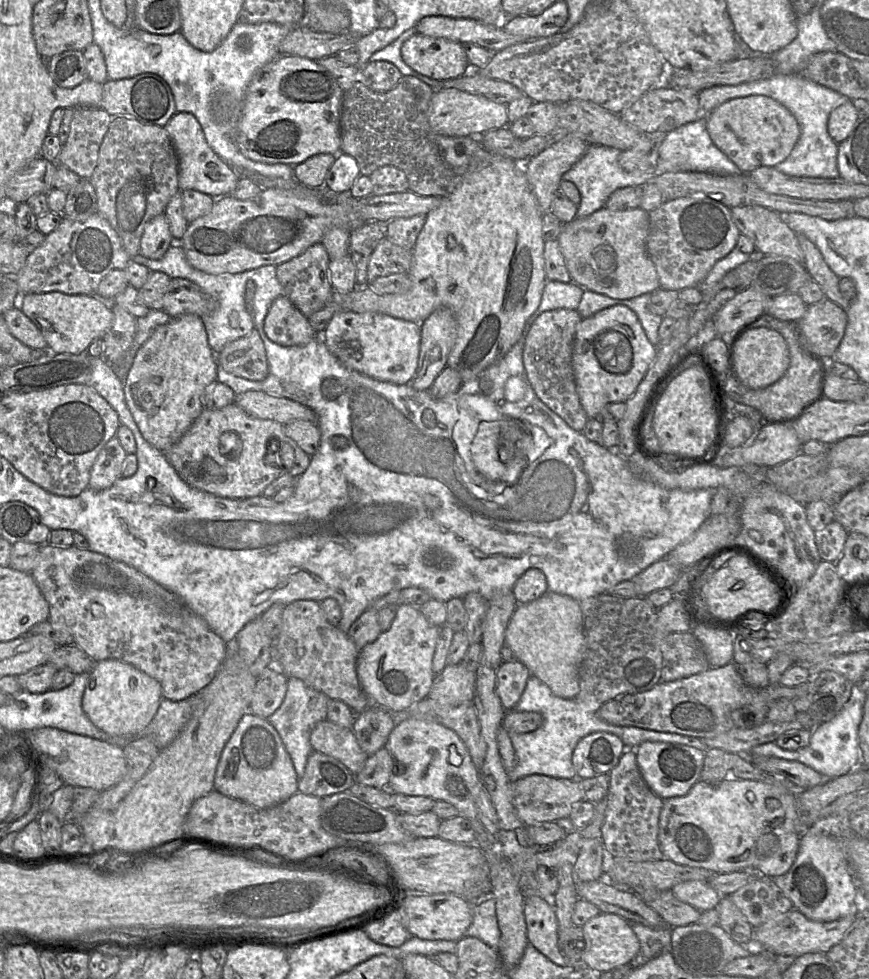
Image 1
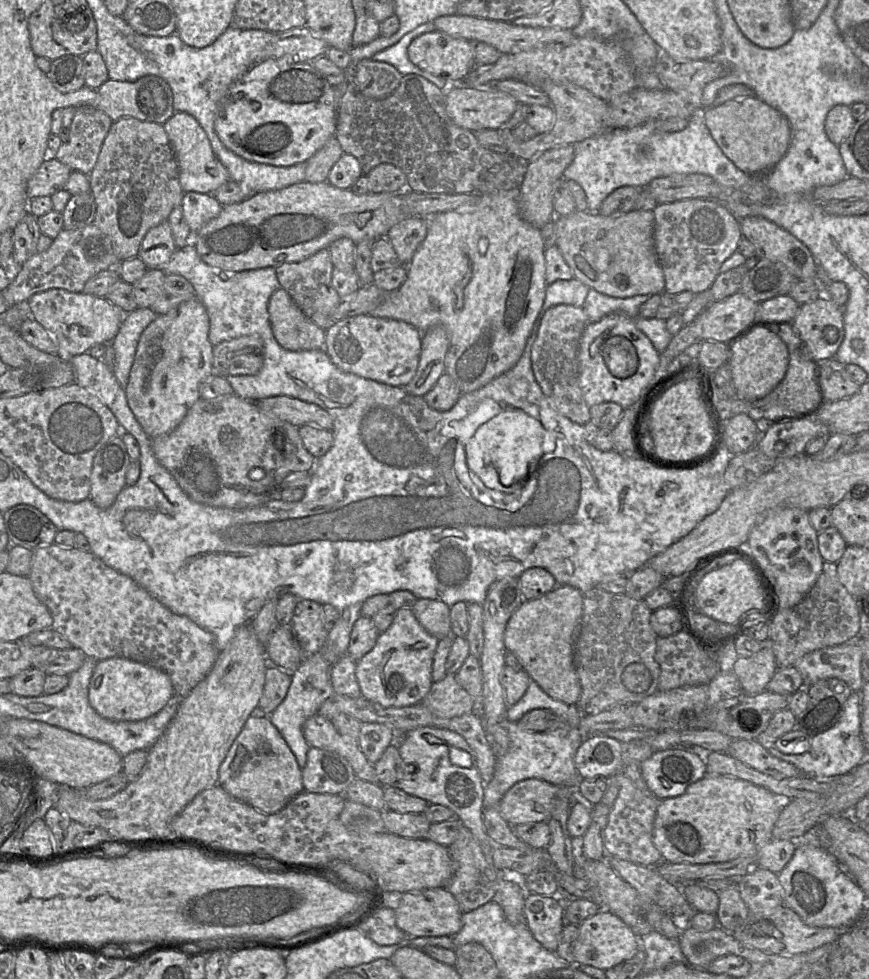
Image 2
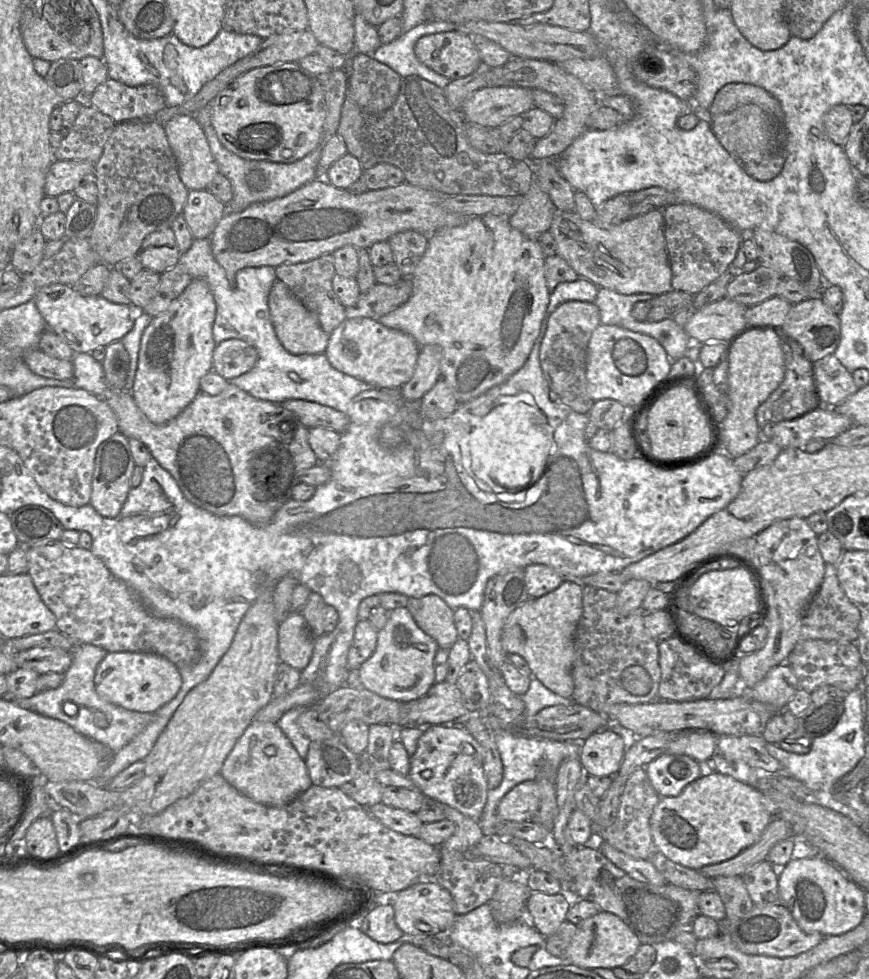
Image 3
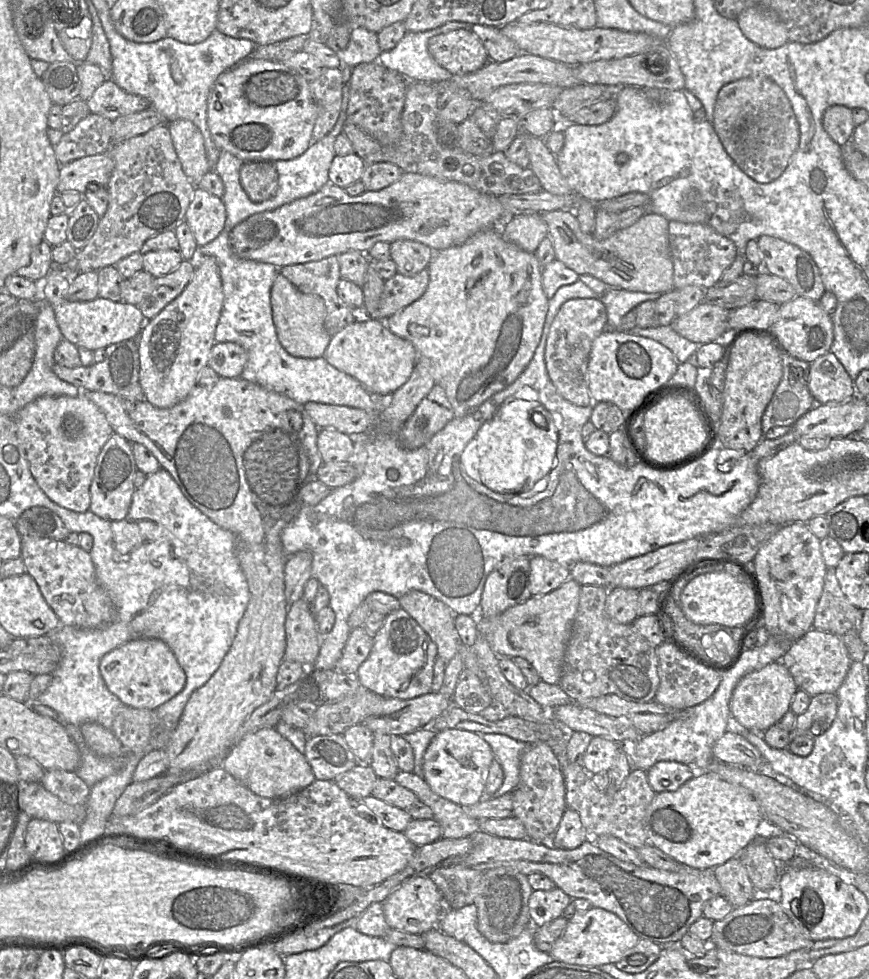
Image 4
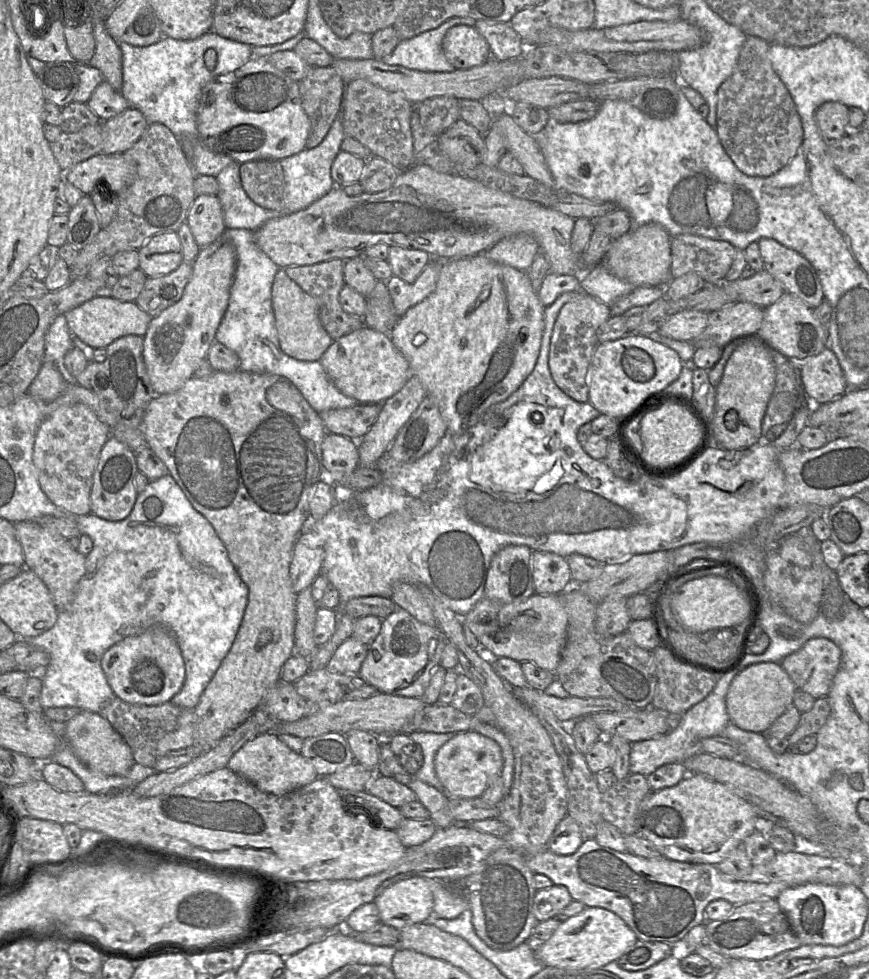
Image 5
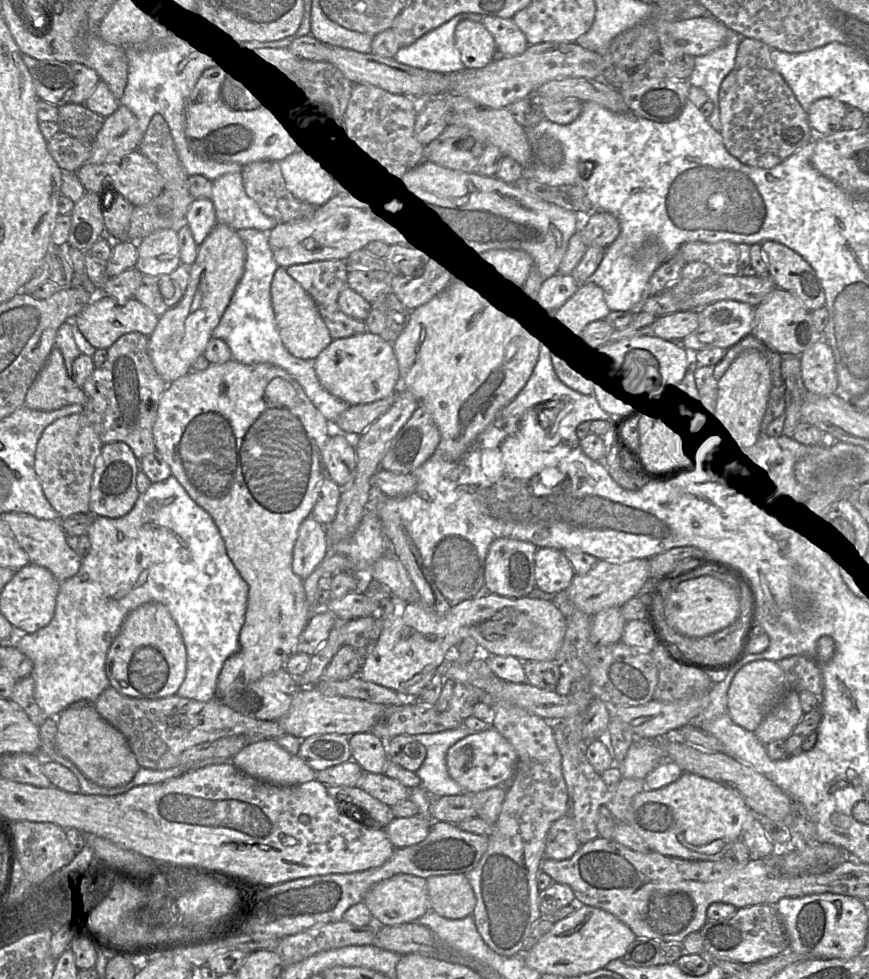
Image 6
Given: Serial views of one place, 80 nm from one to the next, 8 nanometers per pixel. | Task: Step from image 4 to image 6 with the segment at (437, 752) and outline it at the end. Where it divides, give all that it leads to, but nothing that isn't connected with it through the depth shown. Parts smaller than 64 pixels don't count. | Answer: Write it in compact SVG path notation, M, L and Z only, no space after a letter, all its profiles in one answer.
M493 727L471 734L452 745L446 754L447 770L464 792L475 794L510 782L517 765L513 746Z

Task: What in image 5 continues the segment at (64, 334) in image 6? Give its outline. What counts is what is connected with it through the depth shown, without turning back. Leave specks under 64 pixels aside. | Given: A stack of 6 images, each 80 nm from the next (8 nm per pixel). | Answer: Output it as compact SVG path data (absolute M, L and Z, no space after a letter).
M59 315L50 325L45 337L44 362L52 362L68 383L77 383L64 364L66 353L73 347L79 348L89 362L93 361L95 349L72 335L65 315Z

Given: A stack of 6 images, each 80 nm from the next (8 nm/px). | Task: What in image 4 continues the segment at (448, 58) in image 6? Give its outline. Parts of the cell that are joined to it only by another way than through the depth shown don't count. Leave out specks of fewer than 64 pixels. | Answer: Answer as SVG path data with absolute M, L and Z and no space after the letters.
M450 21L440 27L423 32L407 32L389 51L381 51L377 62L397 71L405 78L424 82L444 82L452 74L441 67L428 52L428 41L433 36L457 29L471 29L474 25Z

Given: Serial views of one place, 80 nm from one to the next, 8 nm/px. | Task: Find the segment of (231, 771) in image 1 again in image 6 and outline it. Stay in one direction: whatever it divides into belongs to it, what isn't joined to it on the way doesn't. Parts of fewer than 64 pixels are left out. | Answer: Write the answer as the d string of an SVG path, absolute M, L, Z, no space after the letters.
M272 738L253 740L230 762L252 777L279 786L300 785L316 776L302 759L284 750Z

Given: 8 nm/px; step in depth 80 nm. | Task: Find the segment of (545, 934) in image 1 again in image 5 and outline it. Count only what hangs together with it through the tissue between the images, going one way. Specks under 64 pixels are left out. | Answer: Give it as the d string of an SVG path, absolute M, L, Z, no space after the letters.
M553 884L550 888L537 890L533 900L533 914L538 922L554 918L572 901L568 889Z

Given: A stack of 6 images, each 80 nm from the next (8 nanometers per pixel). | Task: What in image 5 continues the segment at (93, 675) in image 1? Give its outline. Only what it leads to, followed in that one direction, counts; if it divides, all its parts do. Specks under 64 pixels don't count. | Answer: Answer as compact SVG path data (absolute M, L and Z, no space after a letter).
M154 625L112 645L102 656L101 668L115 696L136 705L160 705L172 700L185 681L185 664L174 634Z

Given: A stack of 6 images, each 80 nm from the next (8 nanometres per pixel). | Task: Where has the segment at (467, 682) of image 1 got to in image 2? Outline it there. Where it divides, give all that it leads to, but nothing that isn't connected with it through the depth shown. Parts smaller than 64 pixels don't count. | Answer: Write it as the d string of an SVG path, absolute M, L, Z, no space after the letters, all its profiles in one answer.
M446 674L438 681L433 682L421 704L440 718L453 718L468 714L473 710L474 699L457 682L455 675Z

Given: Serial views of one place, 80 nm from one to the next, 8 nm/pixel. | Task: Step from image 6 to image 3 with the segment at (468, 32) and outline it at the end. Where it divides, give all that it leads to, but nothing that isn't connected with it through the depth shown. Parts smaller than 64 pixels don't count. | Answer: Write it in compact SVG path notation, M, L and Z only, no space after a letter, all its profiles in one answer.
M456 30L421 37L414 52L422 64L450 81L483 66L472 36Z

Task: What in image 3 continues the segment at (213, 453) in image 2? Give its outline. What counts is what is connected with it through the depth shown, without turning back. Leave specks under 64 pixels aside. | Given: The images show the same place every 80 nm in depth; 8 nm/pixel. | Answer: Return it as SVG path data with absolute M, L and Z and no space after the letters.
M230 382L227 388L218 395L211 396L199 391L193 401L179 415L160 425L154 424L147 419L136 405L130 392L111 392L107 395L105 401L117 417L120 432L127 438L135 438L141 441L149 449L152 457L174 478L184 497L189 502L215 515L240 516L253 525L265 525L272 520L278 509L290 499L290 489L295 482L298 482L296 473L318 464L318 458L308 442L309 428L304 426L293 412L285 409L281 403L255 398Z

